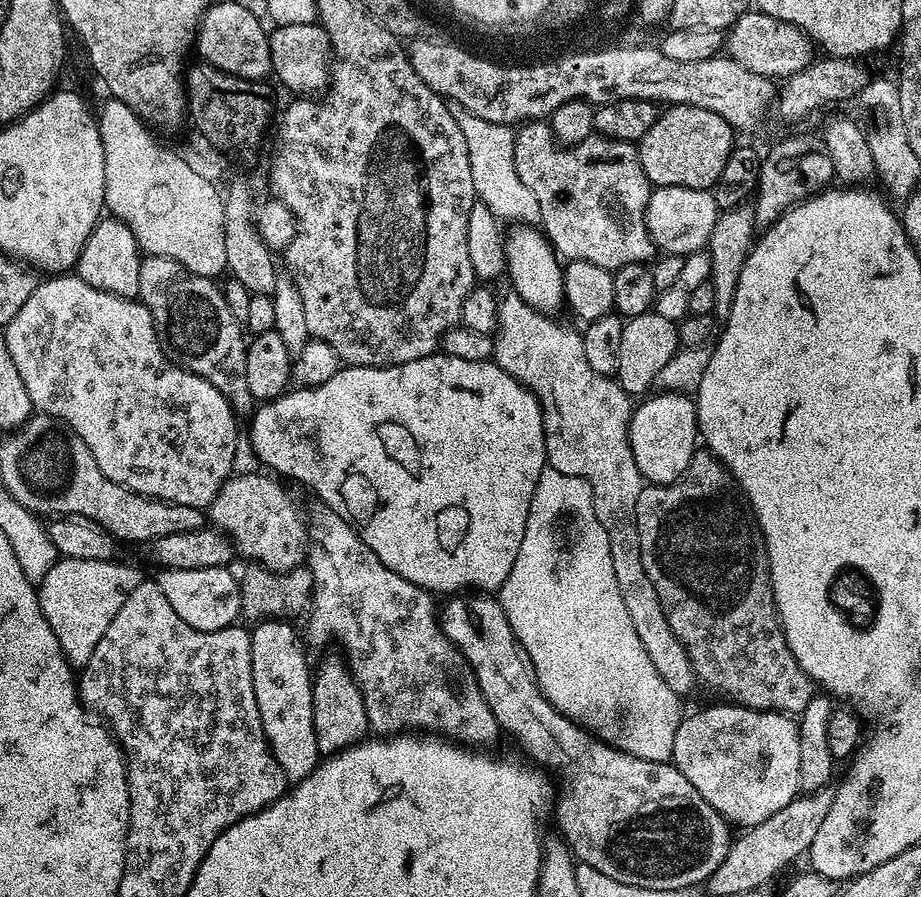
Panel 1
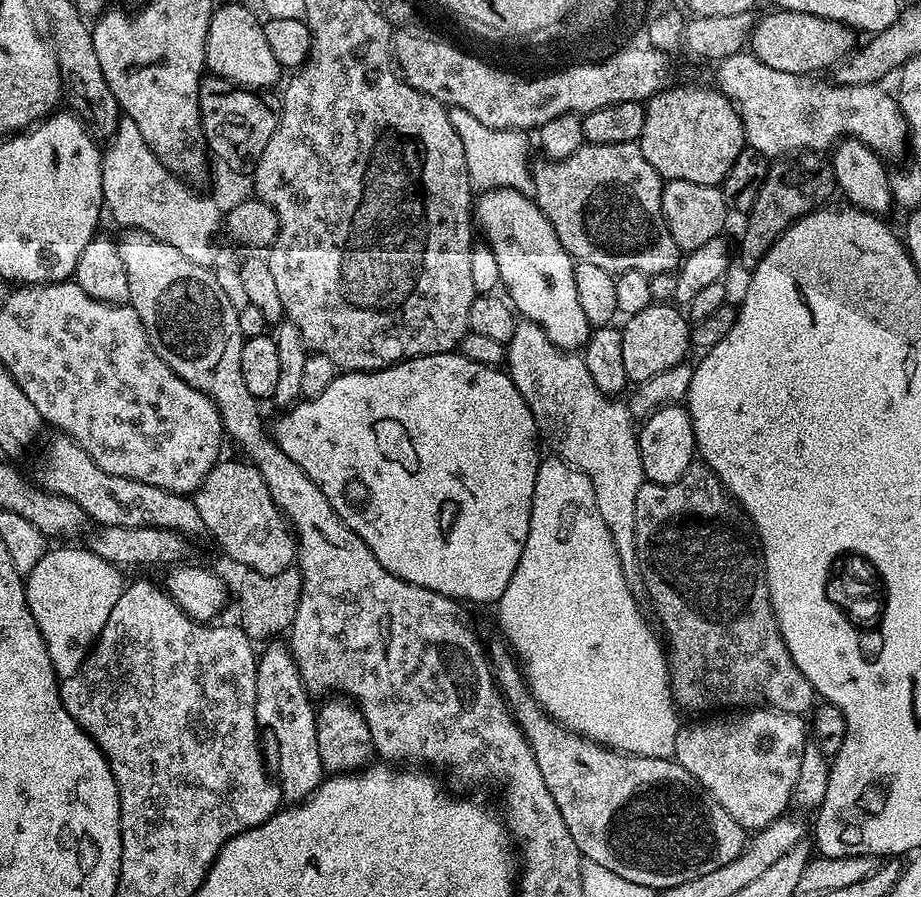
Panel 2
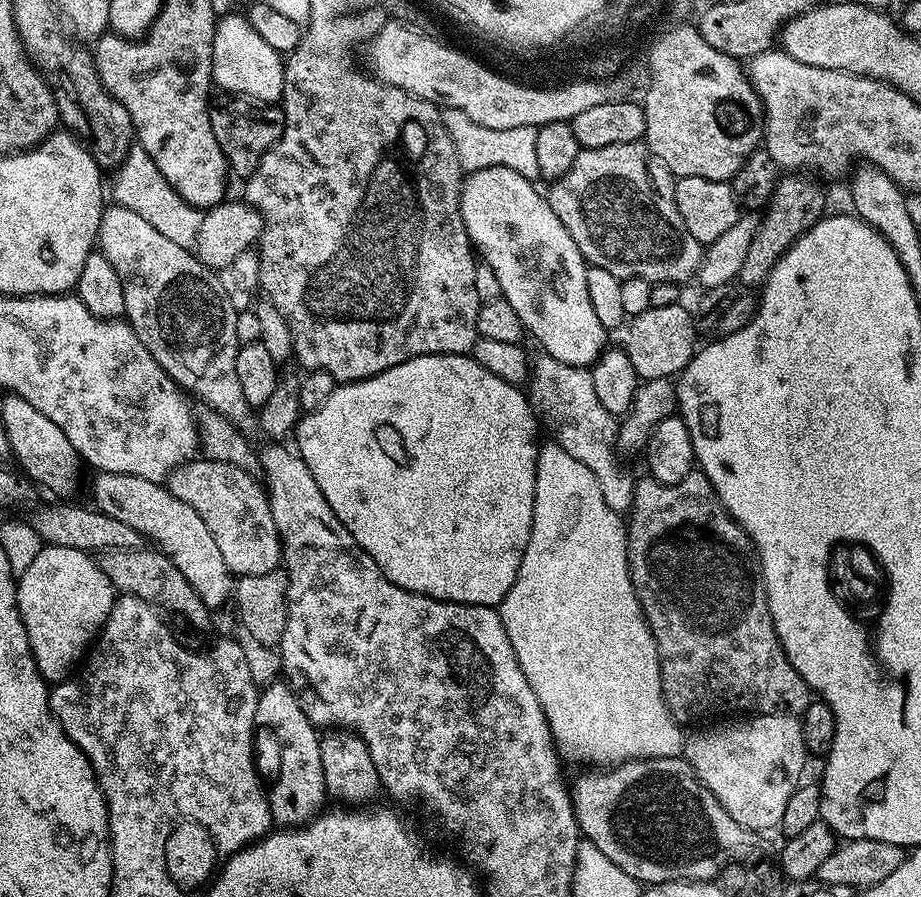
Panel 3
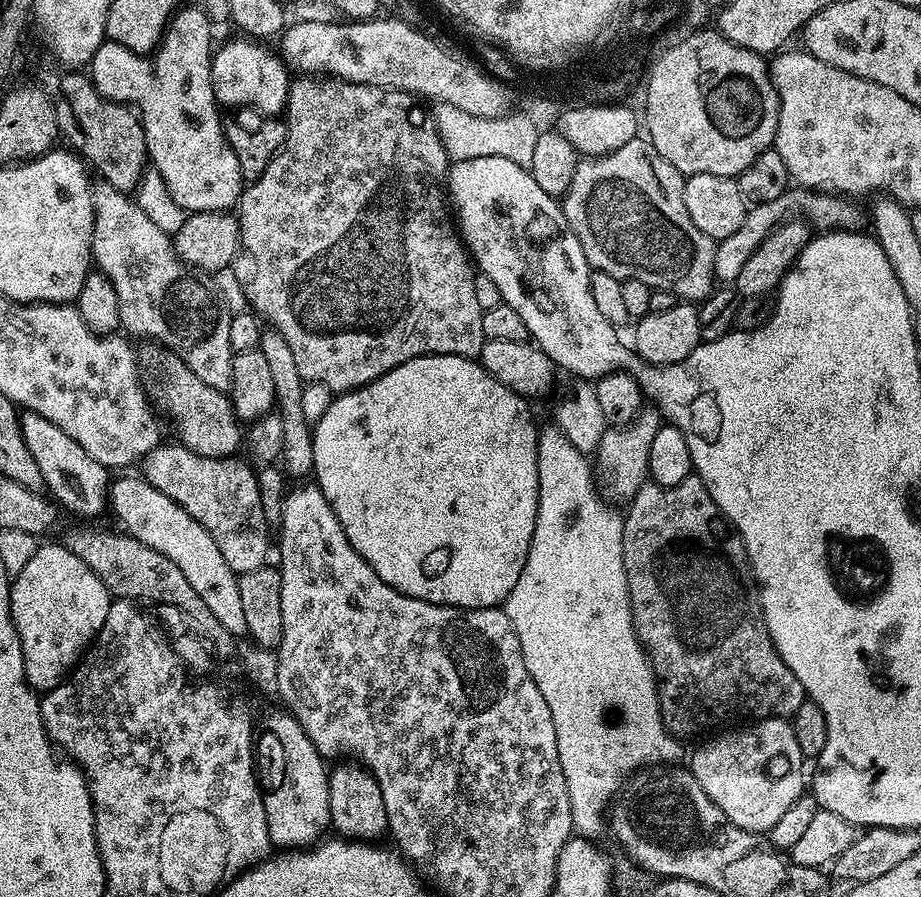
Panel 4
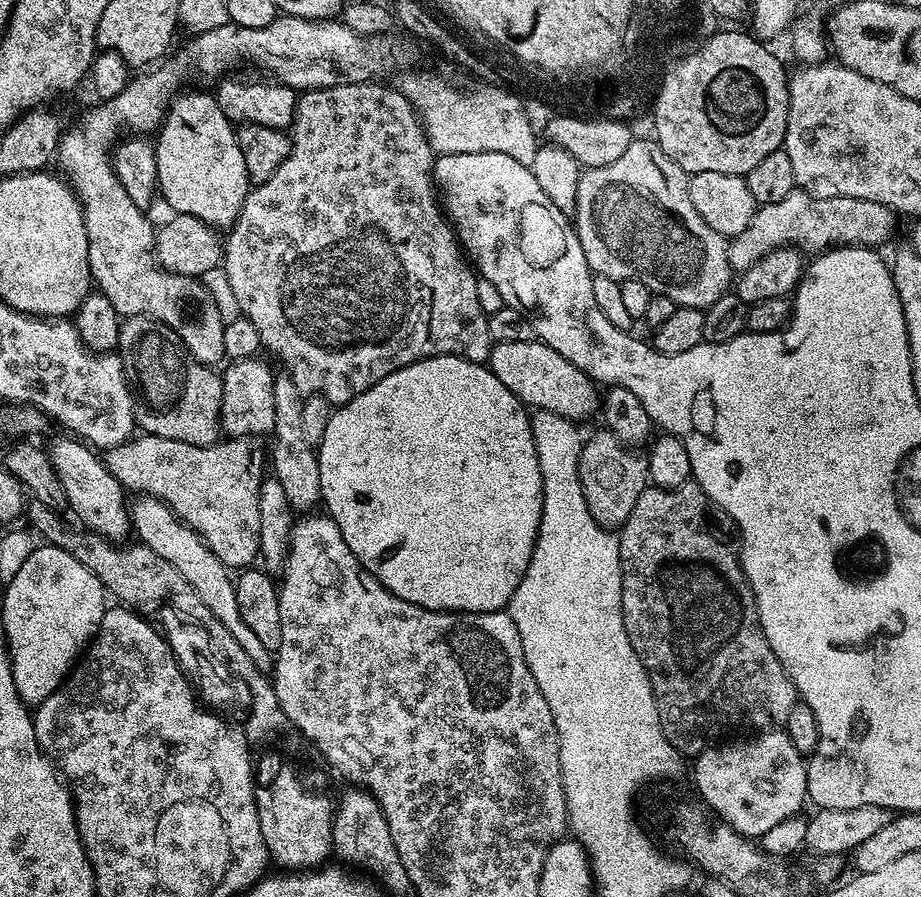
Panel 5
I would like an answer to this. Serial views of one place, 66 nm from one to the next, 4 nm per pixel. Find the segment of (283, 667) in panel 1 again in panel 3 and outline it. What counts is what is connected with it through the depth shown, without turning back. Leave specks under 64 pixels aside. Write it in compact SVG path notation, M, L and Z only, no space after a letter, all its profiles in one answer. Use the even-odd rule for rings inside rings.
M283 679L263 685L256 697L256 722L261 729L272 728L280 743L280 769L276 781L267 793L273 825L280 828L299 828L320 815L325 807L326 793L322 778L322 754L320 753L321 733L315 724L306 718L298 698Z

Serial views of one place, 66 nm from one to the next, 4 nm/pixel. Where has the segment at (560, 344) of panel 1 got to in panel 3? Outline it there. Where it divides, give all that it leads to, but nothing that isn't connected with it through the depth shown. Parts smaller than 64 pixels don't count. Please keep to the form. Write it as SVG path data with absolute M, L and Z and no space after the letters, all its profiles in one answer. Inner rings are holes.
M547 354L533 359L526 381L526 395L537 421L556 431L555 443L578 458L582 466L588 467L598 478L598 486L602 486L602 498L606 498L606 506L621 514L632 507L632 499L636 493L634 476L624 469L620 461L621 453L617 447L617 417L612 416L606 407L598 402L594 391L591 371L588 368L570 366L566 362L558 362L558 358Z

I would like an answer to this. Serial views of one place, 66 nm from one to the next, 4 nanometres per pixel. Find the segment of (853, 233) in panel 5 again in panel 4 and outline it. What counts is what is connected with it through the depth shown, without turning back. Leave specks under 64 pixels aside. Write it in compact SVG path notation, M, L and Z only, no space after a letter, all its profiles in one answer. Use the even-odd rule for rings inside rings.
M796 186L784 192L782 198L774 198L774 202L762 202L761 204L751 205L744 213L742 226L738 226L738 230L734 230L734 234L730 234L730 238L721 240L716 245L716 253L714 254L714 274L716 275L716 280L720 282L735 282L738 278L738 273L742 271L742 266L746 266L750 254L754 254L757 246L779 224L783 224L793 214L799 214L816 230L861 231L866 224L866 212L865 209L863 212L856 204L859 203L849 202L836 194L821 194Z

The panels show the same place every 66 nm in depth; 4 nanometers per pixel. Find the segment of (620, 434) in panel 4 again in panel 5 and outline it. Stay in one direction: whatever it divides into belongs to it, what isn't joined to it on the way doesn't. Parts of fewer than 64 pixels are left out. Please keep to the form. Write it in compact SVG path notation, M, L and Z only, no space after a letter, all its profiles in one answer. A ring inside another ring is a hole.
M601 428L584 441L582 454L579 455L579 480L594 520L606 529L619 529L649 485L647 455L639 449L630 449L611 430Z

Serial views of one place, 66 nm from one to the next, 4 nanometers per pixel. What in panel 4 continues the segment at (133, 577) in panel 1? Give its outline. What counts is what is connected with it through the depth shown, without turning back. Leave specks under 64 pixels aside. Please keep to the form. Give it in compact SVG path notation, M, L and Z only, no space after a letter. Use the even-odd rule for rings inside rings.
M60 542L41 543L11 586L10 614L20 639L24 673L28 685L43 694L63 684L76 667L102 630L113 597L98 574Z

